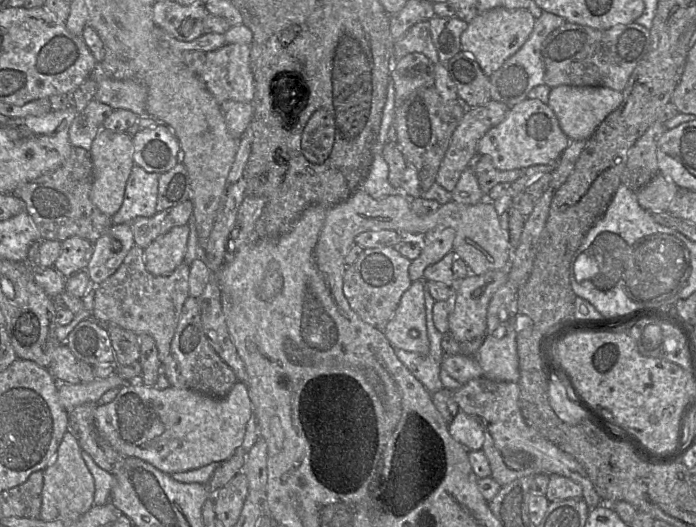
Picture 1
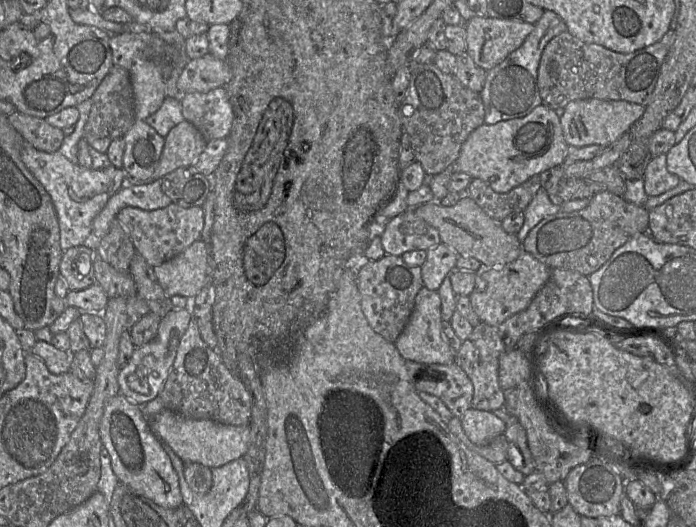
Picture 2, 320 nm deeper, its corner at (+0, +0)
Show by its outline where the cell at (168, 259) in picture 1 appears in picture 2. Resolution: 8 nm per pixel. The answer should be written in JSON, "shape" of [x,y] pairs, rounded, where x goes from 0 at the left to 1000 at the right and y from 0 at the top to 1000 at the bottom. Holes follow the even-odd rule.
{"shape":[[[290,455],[279,457],[254,486],[220,507],[220,514],[239,560],[279,565],[293,543],[302,539],[302,476],[299,465]]]}

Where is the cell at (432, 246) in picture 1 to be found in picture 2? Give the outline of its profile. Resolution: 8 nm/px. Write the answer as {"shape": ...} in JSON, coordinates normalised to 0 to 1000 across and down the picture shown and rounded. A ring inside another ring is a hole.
{"shape":[[[636,461],[618,471],[612,478],[612,493],[605,505],[608,541],[619,552],[629,552],[638,528],[655,512],[658,484]]]}

